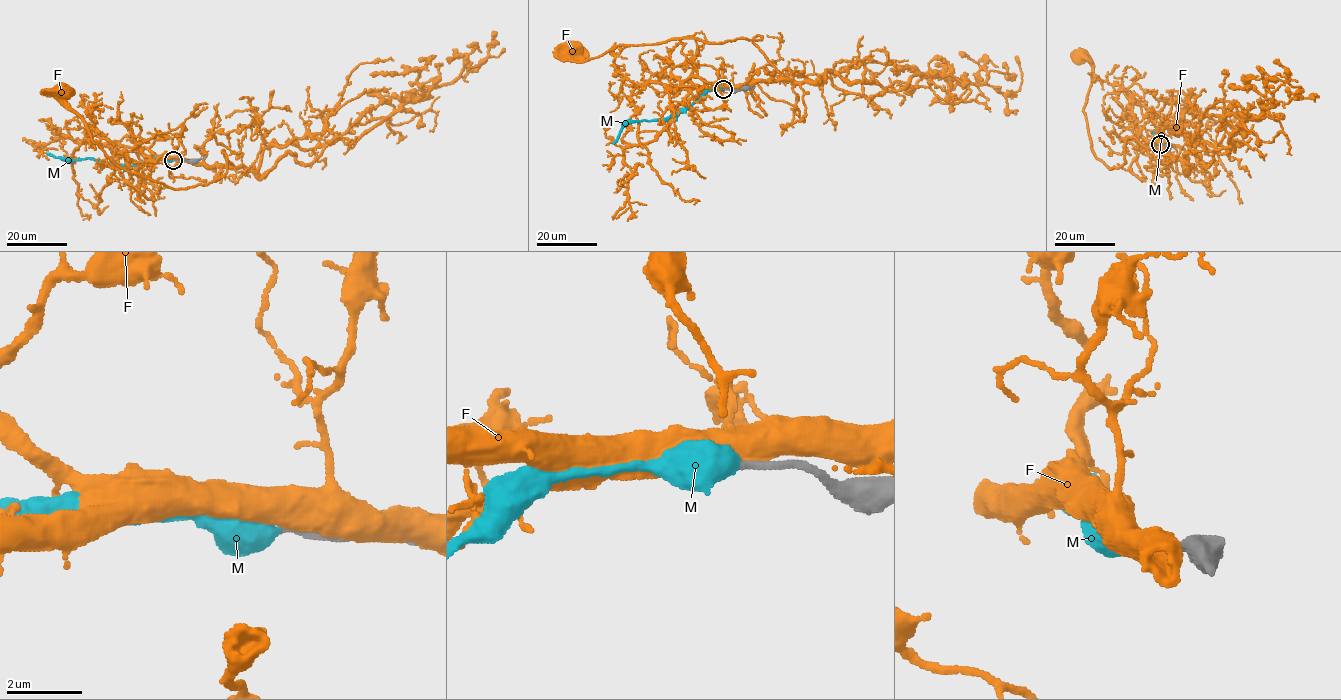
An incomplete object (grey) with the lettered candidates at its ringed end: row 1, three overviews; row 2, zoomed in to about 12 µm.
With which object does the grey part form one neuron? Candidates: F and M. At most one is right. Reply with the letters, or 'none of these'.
M

